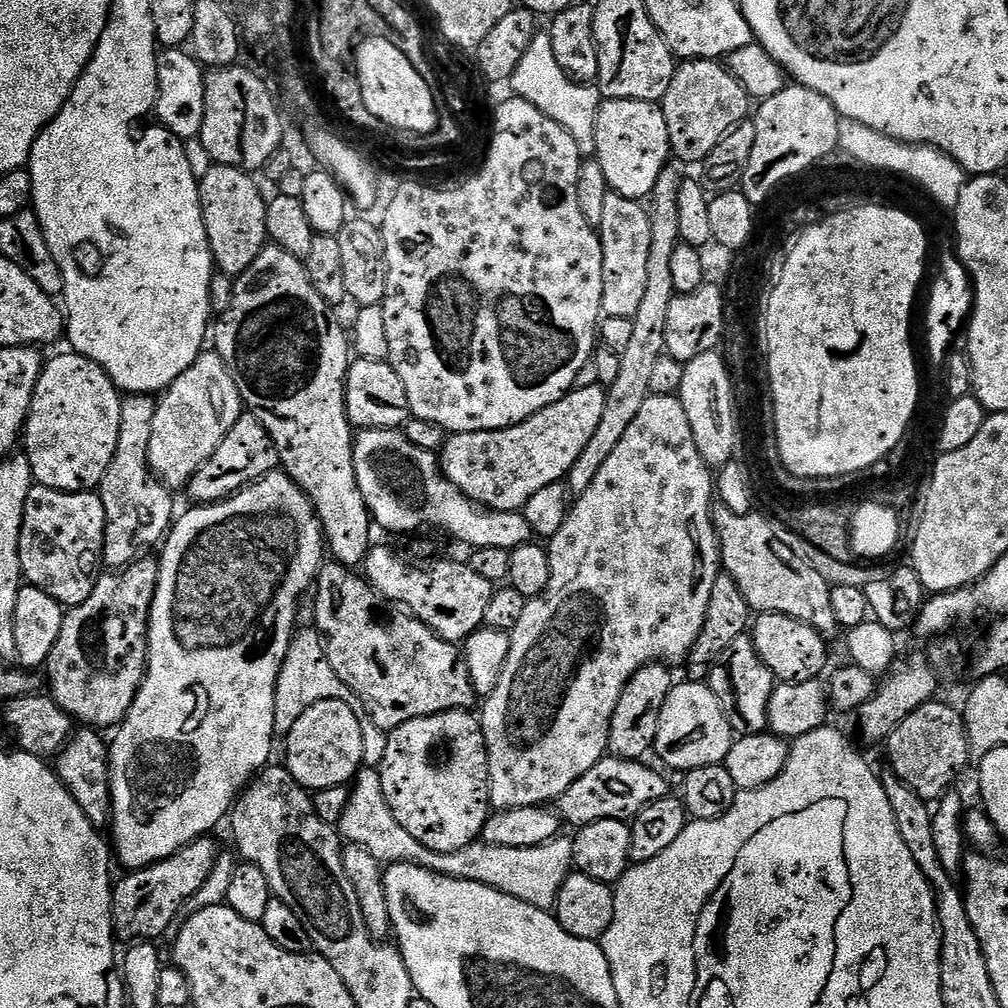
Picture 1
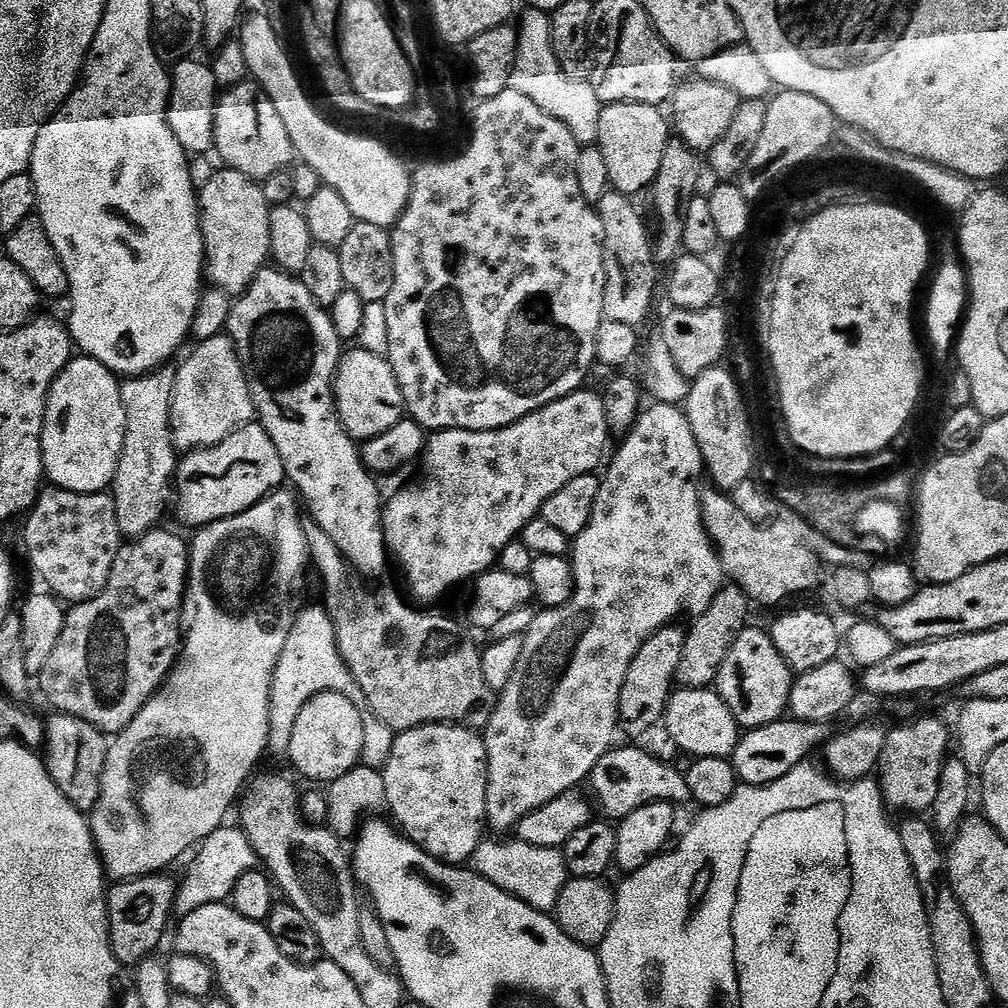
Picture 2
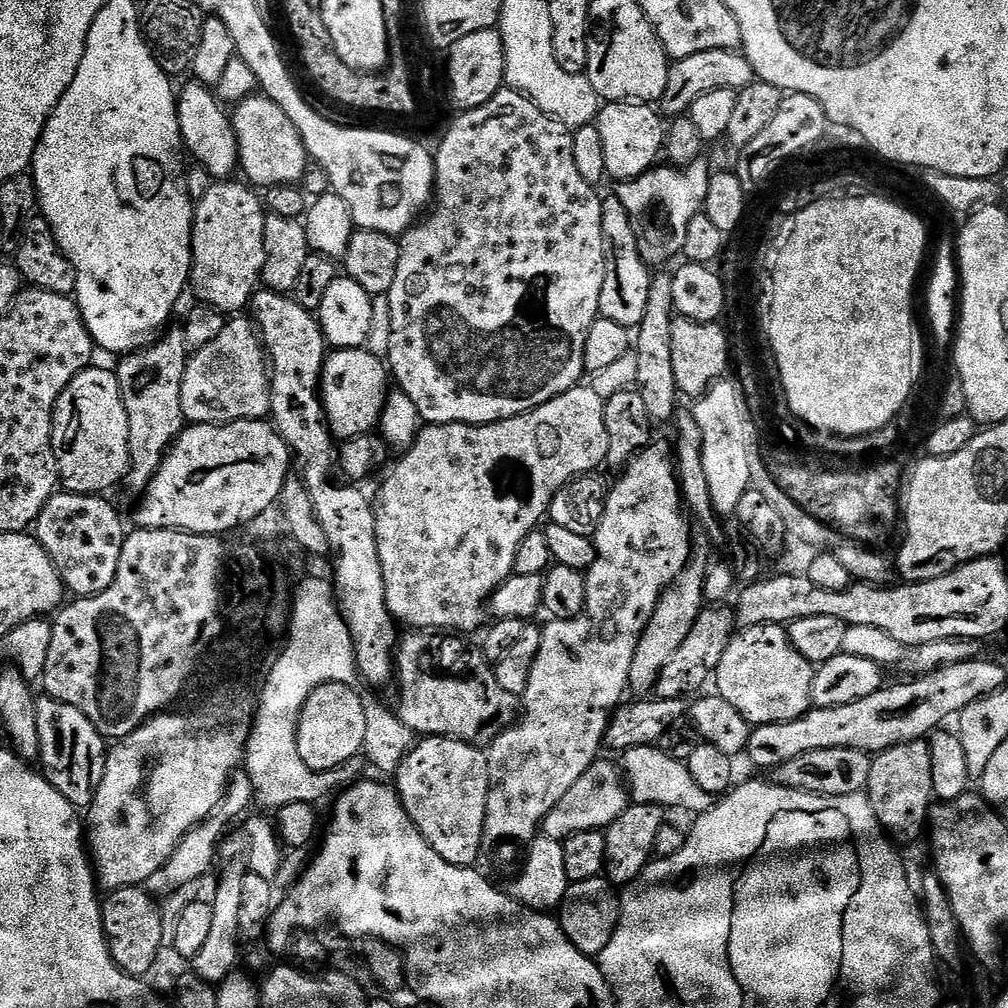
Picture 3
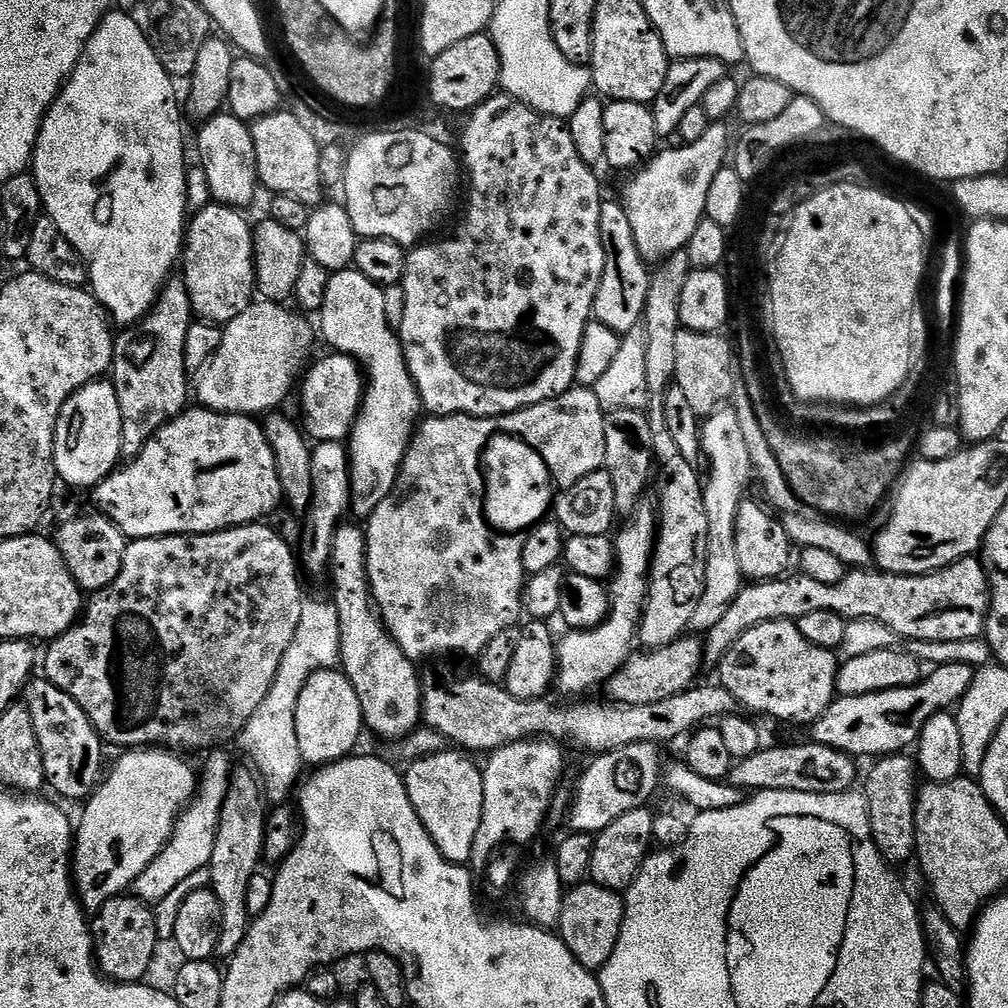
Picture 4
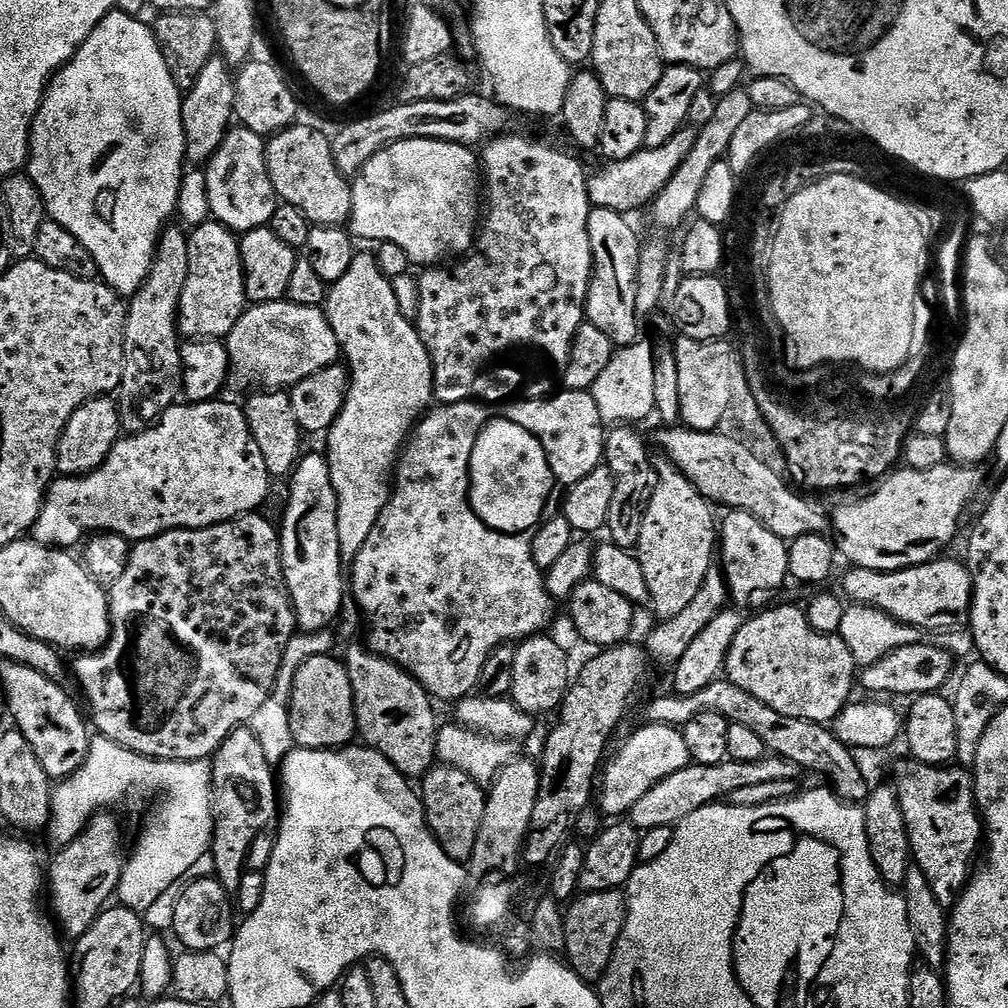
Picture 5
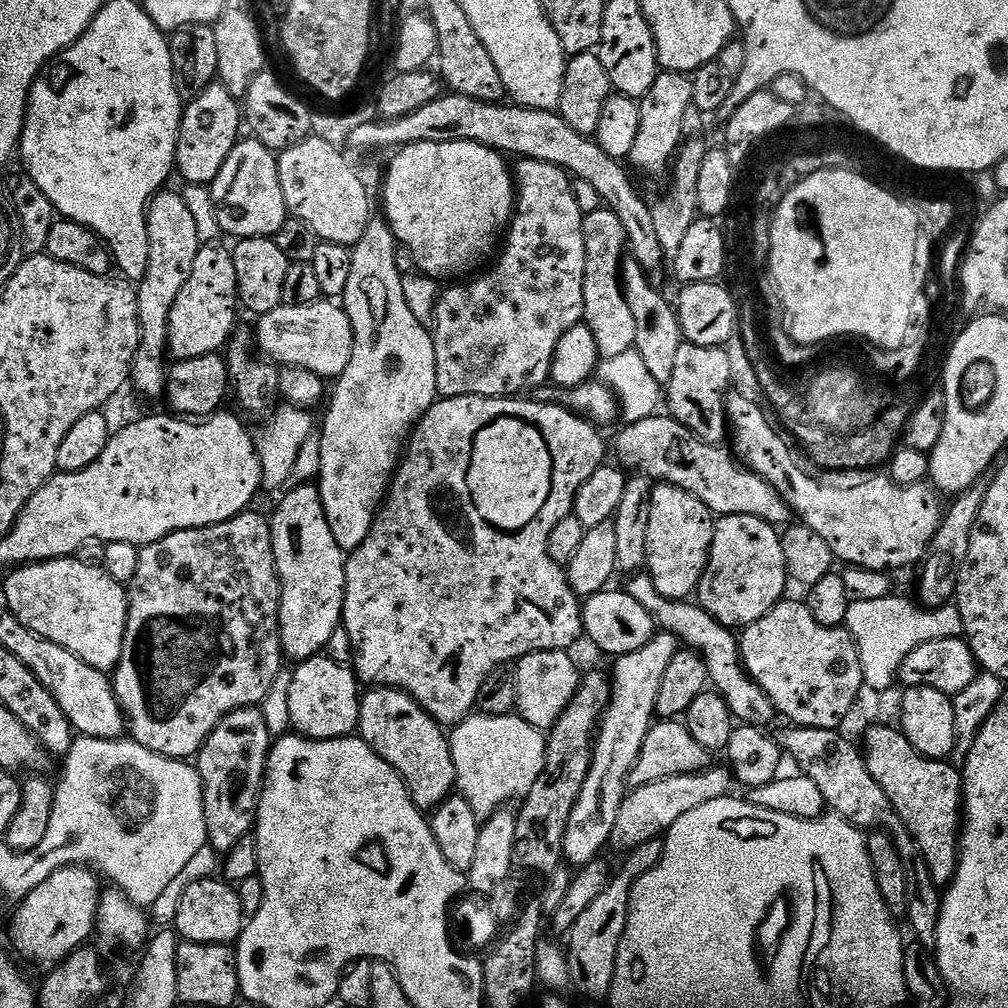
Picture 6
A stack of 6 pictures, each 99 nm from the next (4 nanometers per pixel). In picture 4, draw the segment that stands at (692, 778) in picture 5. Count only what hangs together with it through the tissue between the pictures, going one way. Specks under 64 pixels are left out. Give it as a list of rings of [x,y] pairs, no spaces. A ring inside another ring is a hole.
[[[807,743],[788,744],[785,748],[761,747],[760,751],[750,754],[750,758],[733,763],[727,783],[744,789],[748,794],[766,790],[794,790],[802,794],[842,794],[857,787],[857,761],[853,757],[830,746]]]

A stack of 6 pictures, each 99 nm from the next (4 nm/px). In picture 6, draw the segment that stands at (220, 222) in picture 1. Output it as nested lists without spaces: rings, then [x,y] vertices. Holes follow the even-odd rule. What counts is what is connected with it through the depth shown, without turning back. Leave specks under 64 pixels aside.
[[[215,242],[200,247],[198,258],[194,258],[194,266],[190,266],[186,286],[182,286],[178,298],[174,298],[168,322],[168,350],[173,361],[219,353],[231,338],[232,329],[237,327],[238,278],[234,274],[231,251],[220,246]]]

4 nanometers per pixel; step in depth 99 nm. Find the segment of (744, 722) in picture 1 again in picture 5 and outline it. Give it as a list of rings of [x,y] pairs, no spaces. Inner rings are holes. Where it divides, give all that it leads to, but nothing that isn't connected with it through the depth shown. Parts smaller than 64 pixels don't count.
[[[784,604],[780,609],[772,608],[769,612],[758,613],[753,620],[752,617],[745,619],[744,627],[738,630],[732,643],[726,679],[734,686],[742,686],[742,690],[754,694],[754,698],[766,706],[778,710],[778,714],[790,714],[790,718],[802,718],[828,726],[853,699],[852,687],[855,689],[858,684],[858,665],[854,654],[850,654],[850,646],[846,646],[841,636],[814,630],[803,607]]]

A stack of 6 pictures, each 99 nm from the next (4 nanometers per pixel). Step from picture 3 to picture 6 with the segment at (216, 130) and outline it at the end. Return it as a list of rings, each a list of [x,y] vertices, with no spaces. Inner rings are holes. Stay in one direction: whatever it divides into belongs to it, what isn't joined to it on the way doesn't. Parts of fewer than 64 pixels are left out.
[[[255,138],[241,139],[230,150],[230,156],[226,162],[222,162],[222,168],[218,170],[218,178],[214,178],[210,185],[212,206],[215,208],[217,220],[220,223],[221,233],[232,235],[232,238],[249,240],[255,236],[275,237],[276,232],[289,219],[286,198],[282,198],[282,182],[278,182],[277,153],[267,148]]]

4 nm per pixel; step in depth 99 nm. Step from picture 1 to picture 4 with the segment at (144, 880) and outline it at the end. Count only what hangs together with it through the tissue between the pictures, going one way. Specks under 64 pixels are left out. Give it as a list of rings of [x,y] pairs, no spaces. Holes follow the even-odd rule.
[[[134,894],[110,898],[91,917],[92,950],[107,979],[118,984],[138,984],[150,967],[157,942],[153,909]]]

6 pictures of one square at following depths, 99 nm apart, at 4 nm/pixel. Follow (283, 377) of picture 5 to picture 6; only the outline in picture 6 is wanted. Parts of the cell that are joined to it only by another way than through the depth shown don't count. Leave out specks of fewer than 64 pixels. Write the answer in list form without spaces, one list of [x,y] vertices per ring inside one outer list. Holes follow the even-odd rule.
[[[324,298],[310,306],[281,306],[255,323],[257,349],[277,365],[305,368],[325,378],[339,378],[346,366],[350,366],[354,330],[343,307],[331,299]]]

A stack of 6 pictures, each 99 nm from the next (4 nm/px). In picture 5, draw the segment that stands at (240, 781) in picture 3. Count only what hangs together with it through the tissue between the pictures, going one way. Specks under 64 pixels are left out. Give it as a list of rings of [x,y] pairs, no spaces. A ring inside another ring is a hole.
[[[93,735],[88,742],[88,753],[83,766],[53,787],[52,818],[46,827],[46,835],[56,846],[63,846],[74,842],[74,838],[82,834],[93,816],[105,810],[116,810],[119,804],[128,803],[130,807],[136,808],[151,800],[152,809],[144,820],[144,829],[141,830],[136,845],[133,848],[131,845],[130,855],[125,859],[118,889],[119,903],[141,914],[148,911],[170,886],[174,886],[174,882],[178,882],[186,874],[186,870],[198,858],[211,849],[212,831],[216,827],[212,813],[212,766],[208,760],[151,760],[134,750],[126,750],[126,746],[118,746],[118,742],[110,742],[110,738]]]

